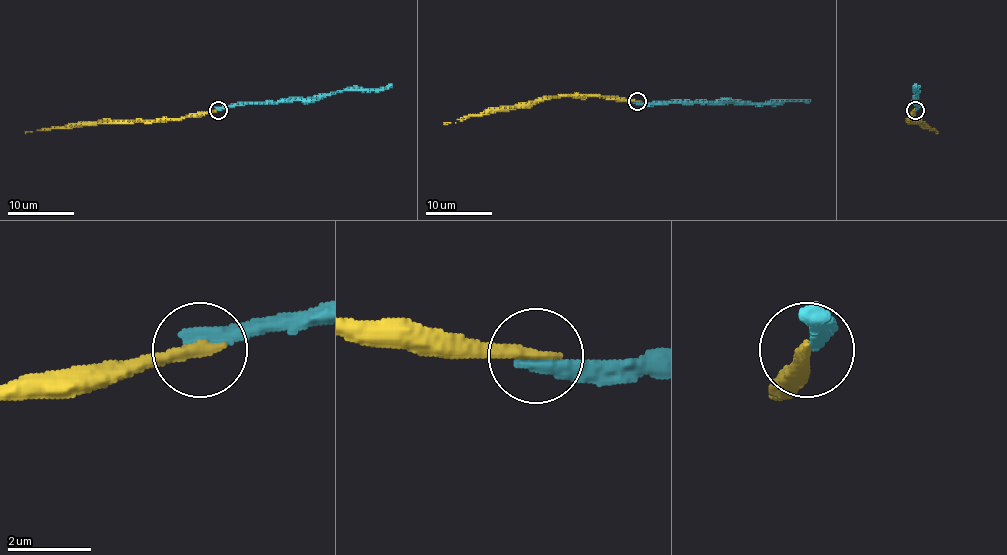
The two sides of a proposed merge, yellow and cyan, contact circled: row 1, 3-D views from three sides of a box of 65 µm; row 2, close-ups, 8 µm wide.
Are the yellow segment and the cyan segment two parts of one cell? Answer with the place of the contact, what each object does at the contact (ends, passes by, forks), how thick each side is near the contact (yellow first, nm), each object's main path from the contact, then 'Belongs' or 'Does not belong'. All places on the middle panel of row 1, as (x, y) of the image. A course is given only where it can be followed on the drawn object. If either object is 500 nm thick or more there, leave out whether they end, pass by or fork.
Place: (637, 101). At the ring yellow ends. At the ring cyan ends. Thickness 340 nm (yellow) against 440 nm. Course of yellow: (636, 101), (598, 96), (545, 96), (535, 103), (485, 109), (444, 124). Course of cyan: (636, 103), (810, 101). Belongs

